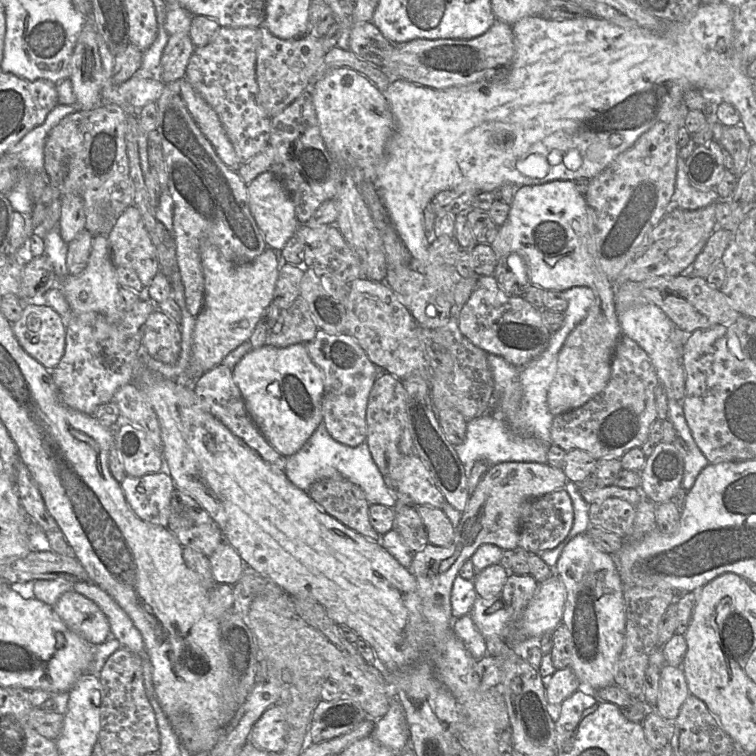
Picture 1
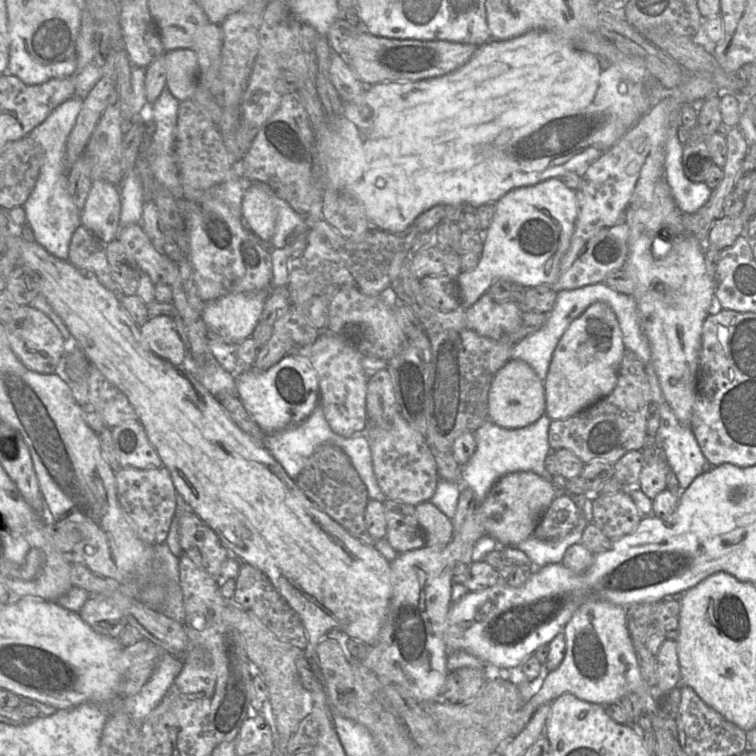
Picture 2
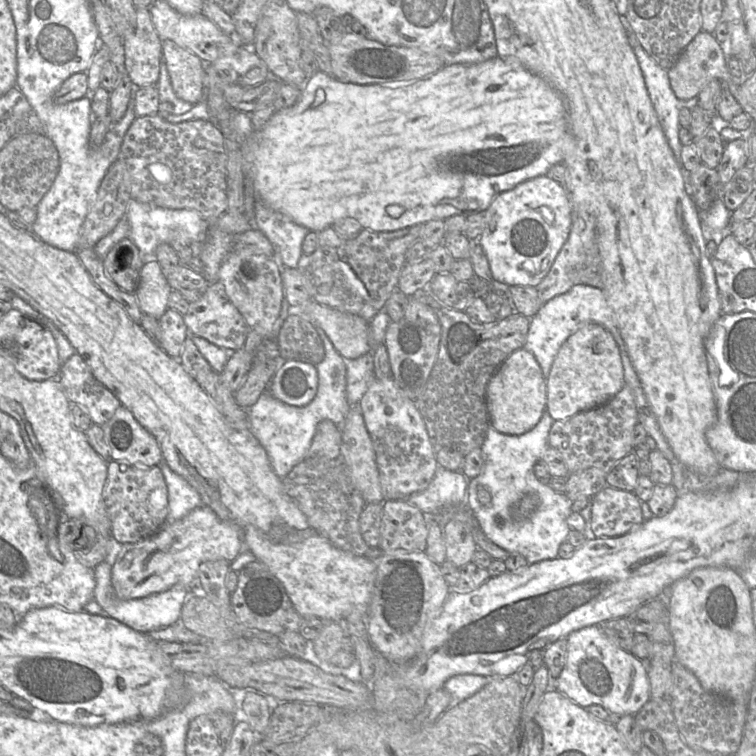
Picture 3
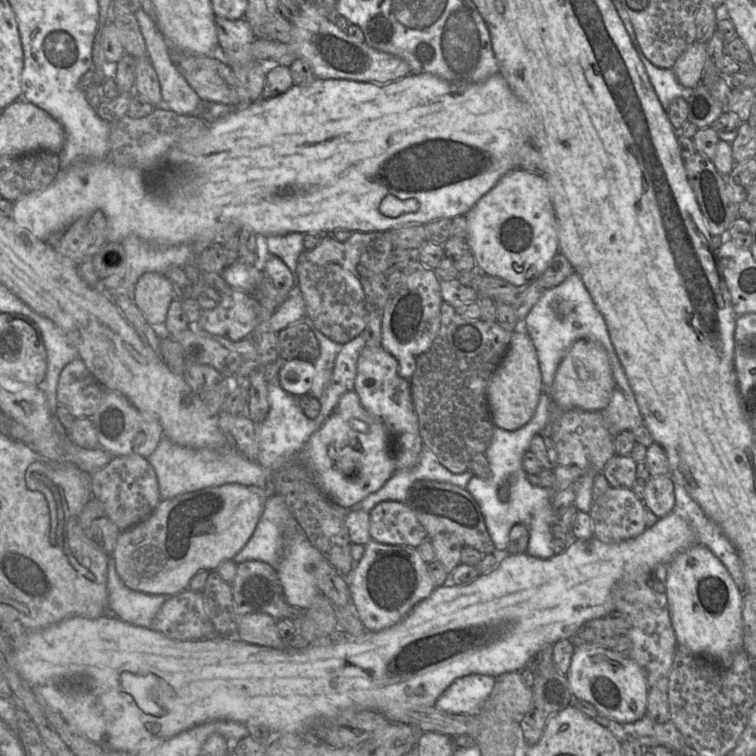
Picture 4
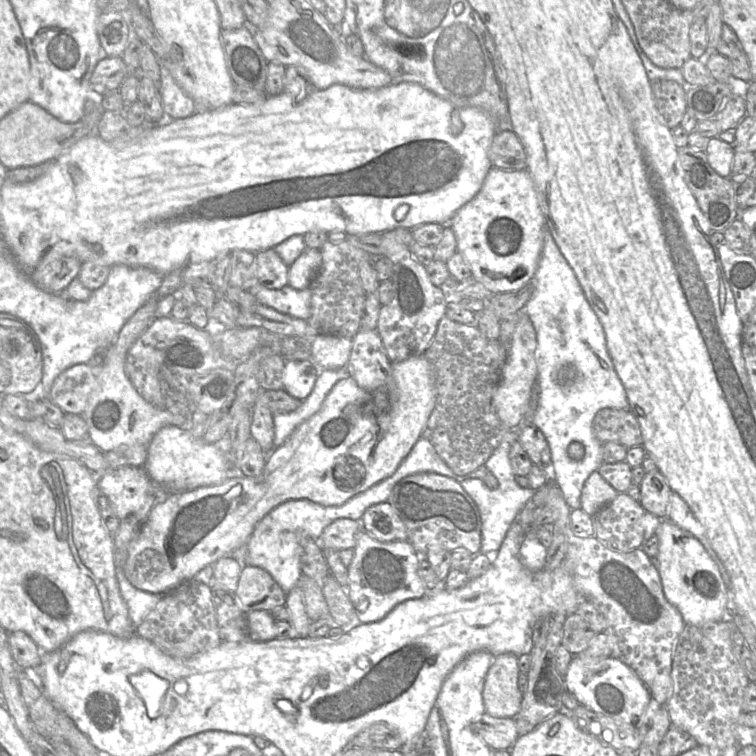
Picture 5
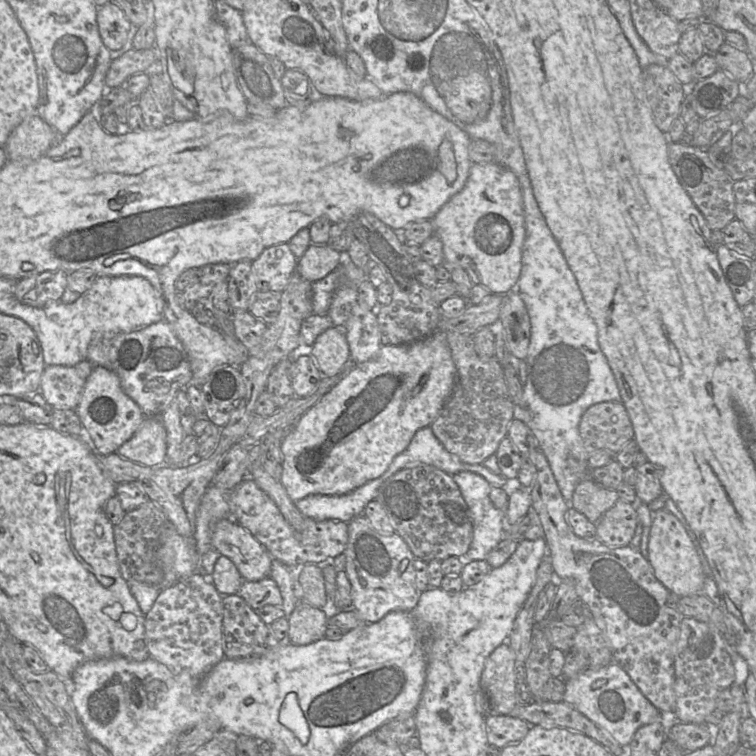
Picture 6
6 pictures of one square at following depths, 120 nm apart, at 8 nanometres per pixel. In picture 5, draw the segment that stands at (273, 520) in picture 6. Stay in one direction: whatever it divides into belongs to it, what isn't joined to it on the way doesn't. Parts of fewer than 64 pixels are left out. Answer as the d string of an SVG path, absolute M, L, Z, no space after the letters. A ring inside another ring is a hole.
M337 519L321 533L316 540L321 549L342 551L353 549L357 542L357 536L362 531L360 521L351 519Z

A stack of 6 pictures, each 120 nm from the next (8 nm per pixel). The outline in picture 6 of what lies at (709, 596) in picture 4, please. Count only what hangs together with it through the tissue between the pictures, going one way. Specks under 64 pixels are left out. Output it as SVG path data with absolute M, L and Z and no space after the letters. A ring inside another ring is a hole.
M665 509L652 514L648 561L657 580L673 595L683 597L700 594L703 591L707 575L695 545L683 525Z

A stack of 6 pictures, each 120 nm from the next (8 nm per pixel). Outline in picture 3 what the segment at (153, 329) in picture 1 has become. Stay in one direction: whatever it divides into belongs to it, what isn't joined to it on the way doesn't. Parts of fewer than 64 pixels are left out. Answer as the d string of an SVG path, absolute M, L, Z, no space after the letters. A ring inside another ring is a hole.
M168 308L158 321L160 326L158 345L170 357L179 359L184 341L189 335L183 315L174 309Z

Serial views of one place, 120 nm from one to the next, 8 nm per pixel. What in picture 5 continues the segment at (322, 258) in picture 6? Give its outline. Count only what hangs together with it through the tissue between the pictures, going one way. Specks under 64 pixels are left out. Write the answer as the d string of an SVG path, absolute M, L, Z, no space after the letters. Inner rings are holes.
M306 248L289 267L288 285L301 290L310 288L322 264L320 249Z

